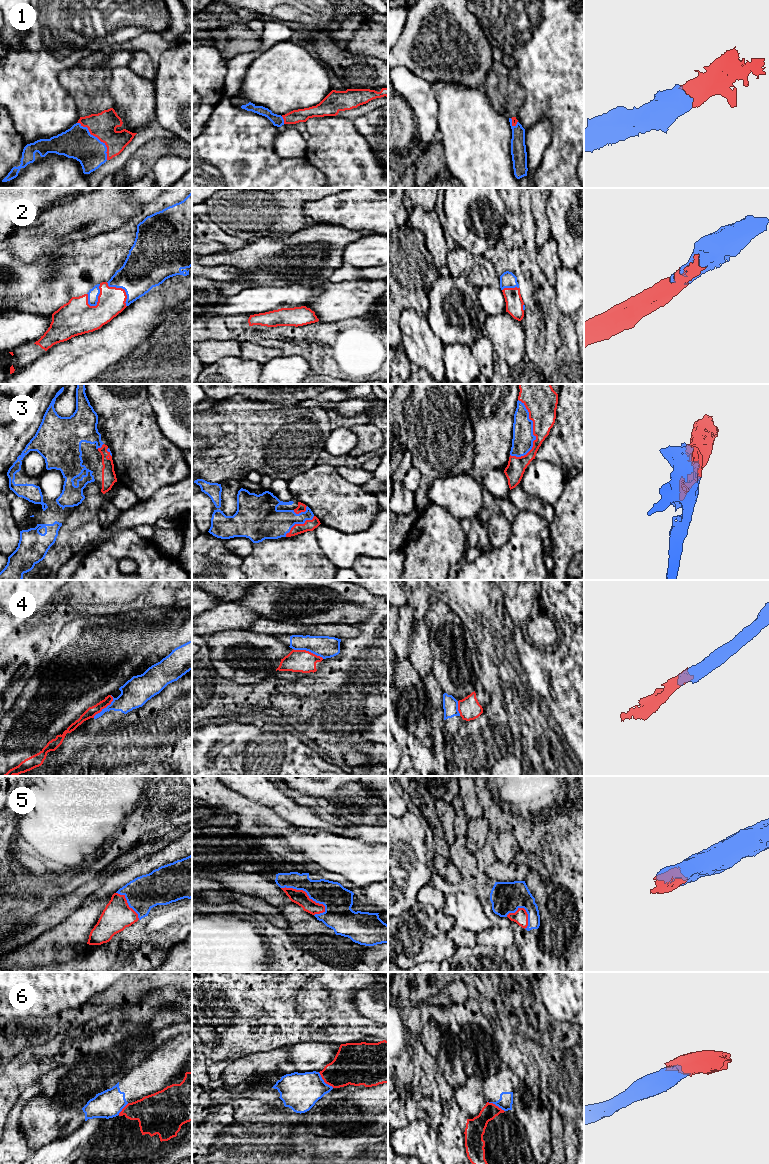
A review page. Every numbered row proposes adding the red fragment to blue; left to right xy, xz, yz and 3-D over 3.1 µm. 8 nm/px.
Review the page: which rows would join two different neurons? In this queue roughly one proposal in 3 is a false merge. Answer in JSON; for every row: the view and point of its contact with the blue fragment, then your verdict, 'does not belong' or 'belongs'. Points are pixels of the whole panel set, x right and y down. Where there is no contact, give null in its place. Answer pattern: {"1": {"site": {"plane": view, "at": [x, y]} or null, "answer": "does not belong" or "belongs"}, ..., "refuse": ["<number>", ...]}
{"1": {"site": {"plane": "xy", "at": [96, 137]}, "answer": "belongs"}, "2": {"site": {"plane": "xy", "at": [97, 297]}, "answer": "belongs"}, "3": {"site": {"plane": "yz", "at": [532, 431]}, "answer": "belongs"}, "4": {"site": {"plane": "xz", "at": [308, 650]}, "answer": "does not belong"}, "5": {"site": {"plane": "xz", "at": [306, 892]}, "answer": "belongs"}, "6": {"site": {"plane": "xz", "at": [323, 1081]}, "answer": "does not belong"}, "refuse": ["4", "6"]}

